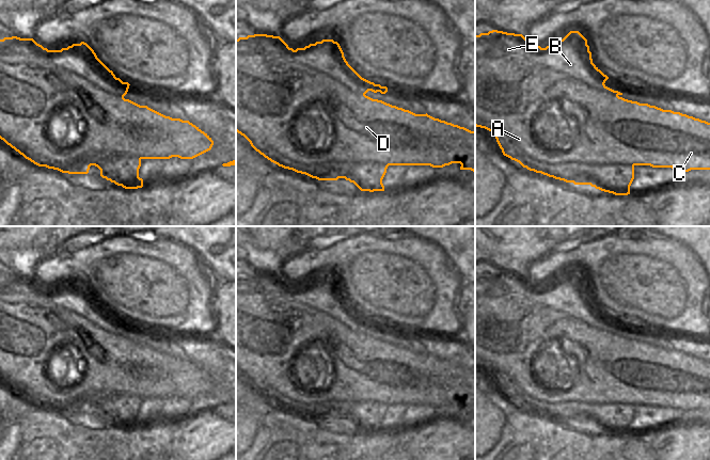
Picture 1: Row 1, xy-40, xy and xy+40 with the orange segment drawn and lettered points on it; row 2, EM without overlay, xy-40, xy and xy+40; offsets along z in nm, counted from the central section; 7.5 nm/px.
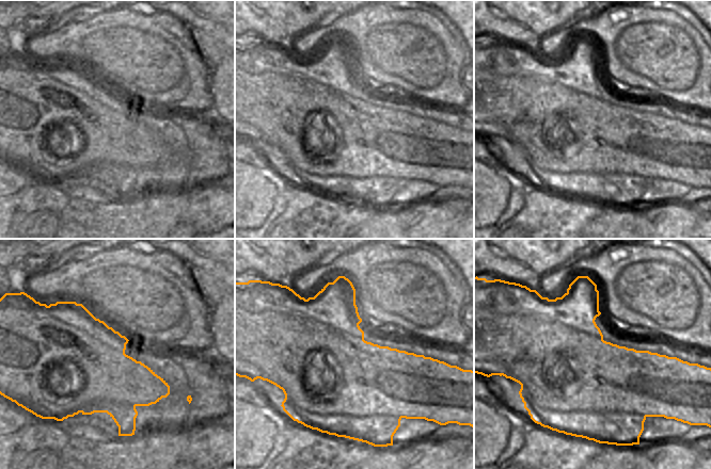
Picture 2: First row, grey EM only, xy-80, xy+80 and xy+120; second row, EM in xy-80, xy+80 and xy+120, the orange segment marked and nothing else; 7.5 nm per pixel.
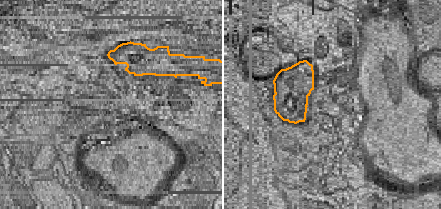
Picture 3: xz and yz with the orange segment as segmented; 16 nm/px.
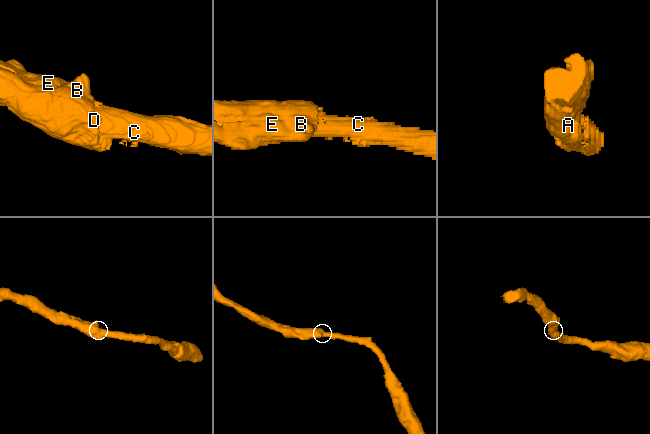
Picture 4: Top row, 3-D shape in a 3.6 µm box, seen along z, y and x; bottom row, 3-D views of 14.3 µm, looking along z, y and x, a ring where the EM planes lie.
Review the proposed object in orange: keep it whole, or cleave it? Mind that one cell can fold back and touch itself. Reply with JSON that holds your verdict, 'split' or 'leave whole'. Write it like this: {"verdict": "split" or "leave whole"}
{"verdict": "leave whole"}

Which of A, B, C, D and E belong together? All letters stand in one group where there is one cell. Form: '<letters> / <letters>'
A B C D E

